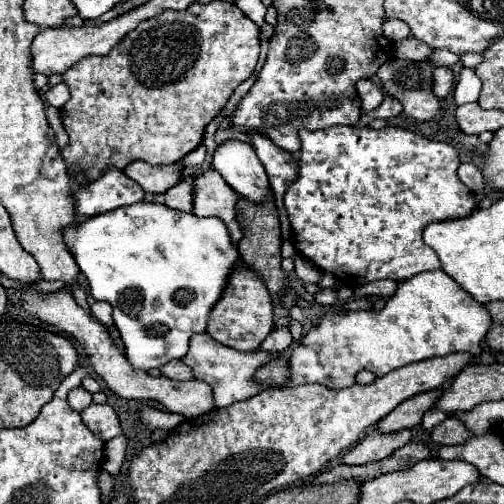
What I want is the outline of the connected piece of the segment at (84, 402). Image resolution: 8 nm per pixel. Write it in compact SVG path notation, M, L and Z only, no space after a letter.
M79 386L79 388L73 388L73 390L69 392L67 402L69 402L69 406L71 406L73 410L81 412L81 408L87 408L87 406L91 404L91 394L89 394L83 386Z

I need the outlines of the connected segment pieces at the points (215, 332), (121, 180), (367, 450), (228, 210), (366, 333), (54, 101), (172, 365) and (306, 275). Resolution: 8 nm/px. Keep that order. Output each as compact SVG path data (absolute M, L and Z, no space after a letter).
M237 266L229 278L229 284L221 300L211 310L207 334L229 348L251 352L261 346L271 328L273 328L273 304L263 280L257 278L257 274L253 274L249 268Z
M117 168L105 170L99 180L91 182L85 188L79 188L73 194L77 214L87 218L141 202L145 200L145 196L145 190Z
M411 430L401 432L369 432L363 440L359 440L349 452L343 454L343 464L369 464L391 456L397 448L405 446L411 440Z
M209 164L201 172L195 174L193 180L193 212L195 216L217 216L221 218L229 232L233 244L237 244L243 236L243 230L239 222L235 220L235 204L239 196L221 180L219 172L213 172L213 166Z
M443 270L435 272L421 272L405 282L399 282L397 292L387 300L381 312L375 310L335 310L321 318L321 322L307 332L297 346L289 346L281 354L291 354L289 372L291 378L287 386L299 384L323 384L327 388L349 388L355 384L355 374L359 370L371 370L377 376L385 376L391 370L397 370L412 362L447 356L453 352L471 352L475 356L481 354L481 340L485 338L487 330L491 328L491 316L487 310L477 312L477 302L465 294L465 290Z
M61 82L57 86L51 86L47 92L45 92L45 100L55 106L55 108L61 108L67 100L69 100L69 88Z
M175 360L175 362L169 362L161 368L161 372L173 380L191 380L194 378L191 374L191 368L185 366L181 360Z
M301 254L295 256L295 274L303 284L317 284L321 280L321 270Z

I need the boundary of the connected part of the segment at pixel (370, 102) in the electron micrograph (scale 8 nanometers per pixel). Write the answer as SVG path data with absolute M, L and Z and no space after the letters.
M359 80L355 84L355 88L357 88L357 94L361 98L361 110L363 112L371 112L371 110L375 110L383 102L383 92L381 92L375 82Z

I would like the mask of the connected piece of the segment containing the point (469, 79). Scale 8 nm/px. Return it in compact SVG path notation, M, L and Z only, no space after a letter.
M463 68L459 74L459 82L455 86L455 102L465 104L465 102L477 102L481 92L481 80L471 68Z

